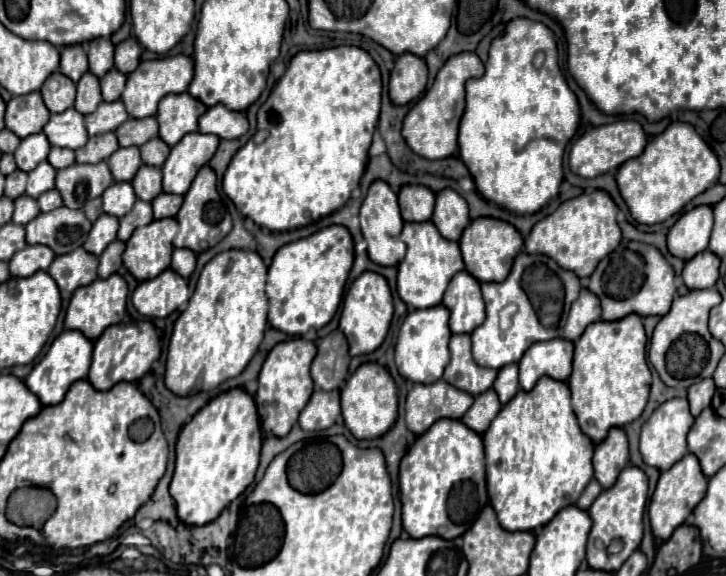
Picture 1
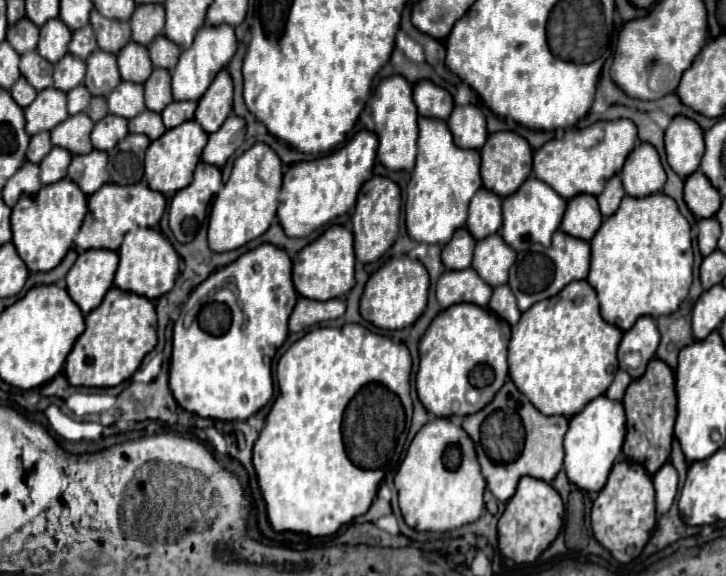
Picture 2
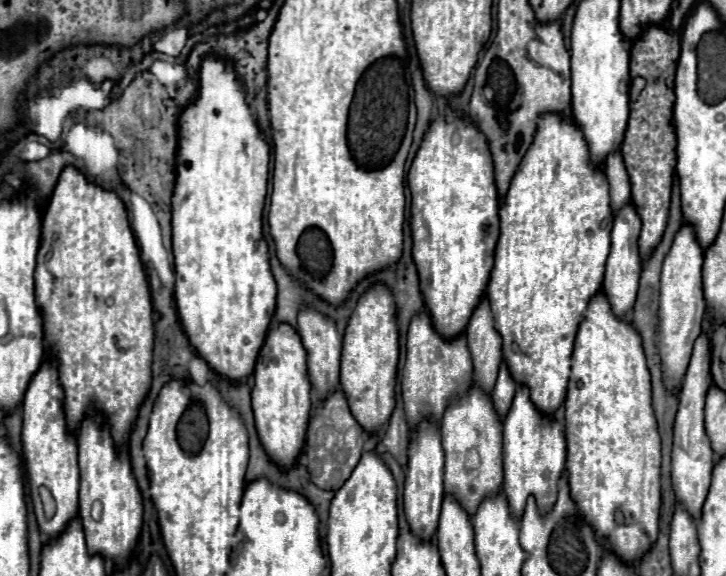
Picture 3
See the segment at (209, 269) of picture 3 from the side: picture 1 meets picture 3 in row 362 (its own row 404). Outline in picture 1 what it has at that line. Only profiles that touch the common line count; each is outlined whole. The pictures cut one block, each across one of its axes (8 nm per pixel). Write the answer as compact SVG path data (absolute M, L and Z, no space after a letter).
M234 388L210 400L180 432L176 442L176 470L170 494L176 500L178 518L190 526L204 526L236 500L252 482L258 468L262 432L254 398Z

